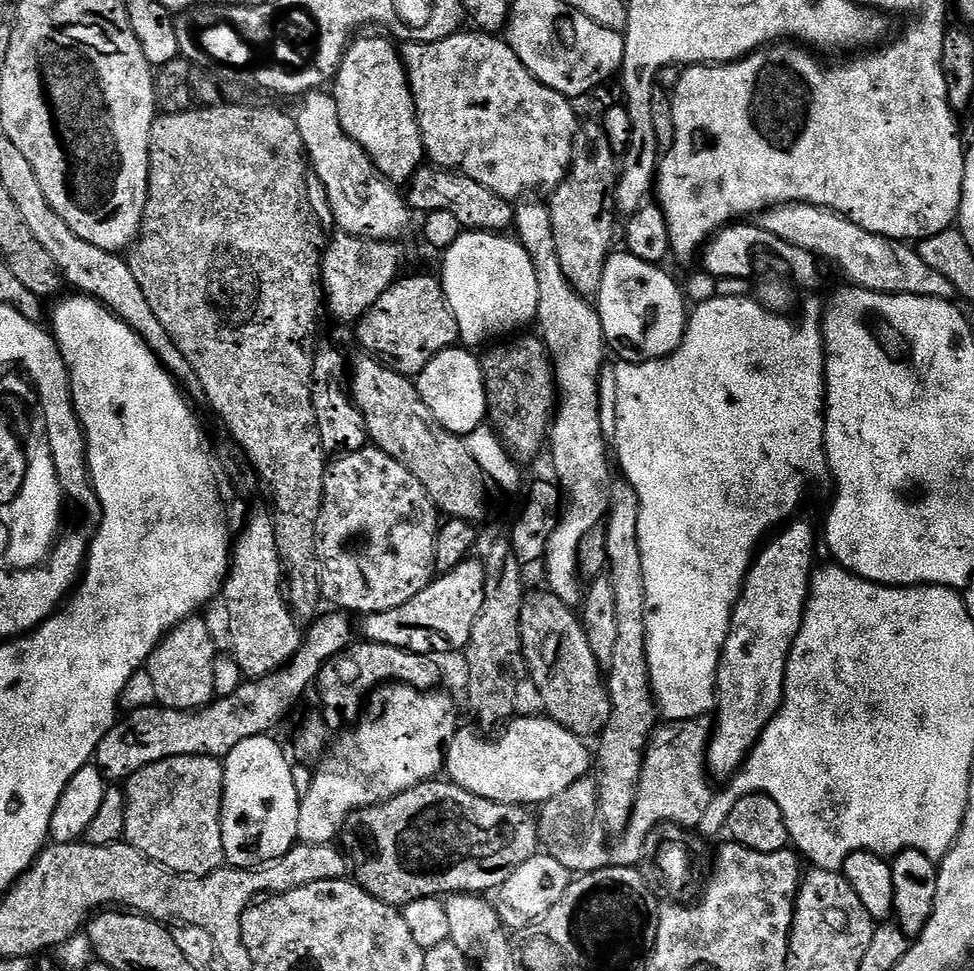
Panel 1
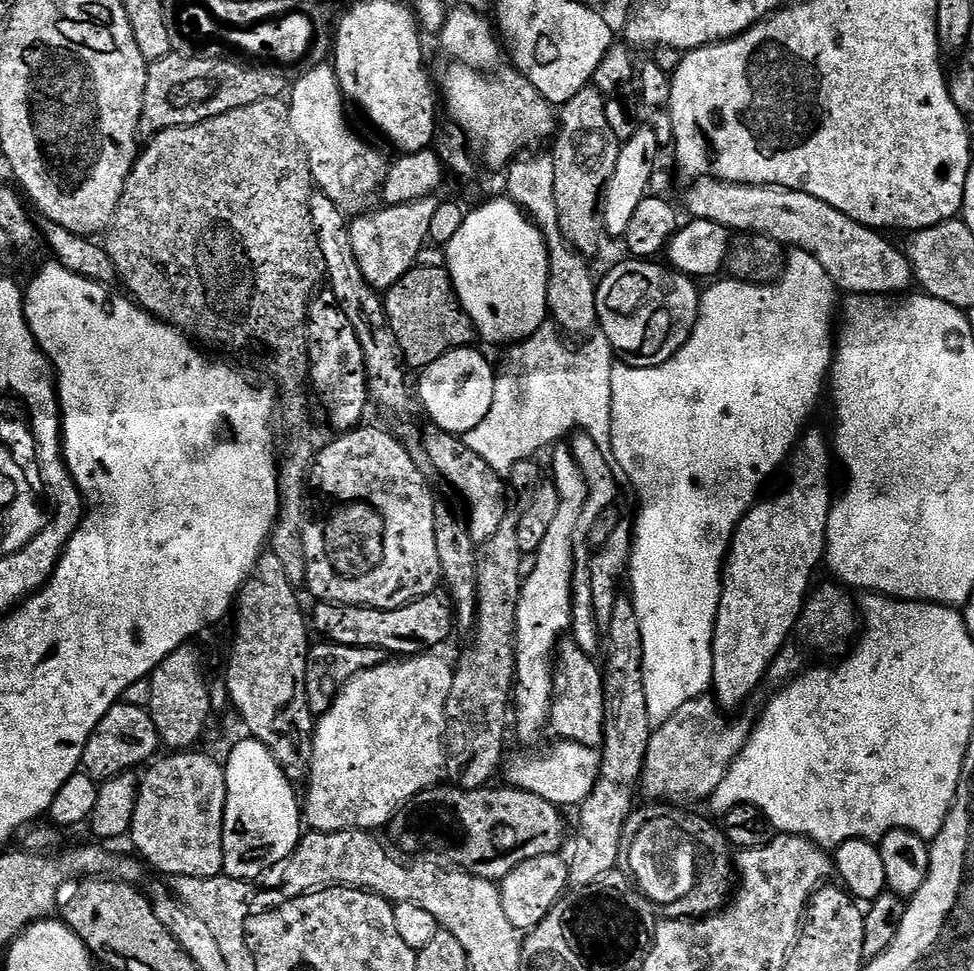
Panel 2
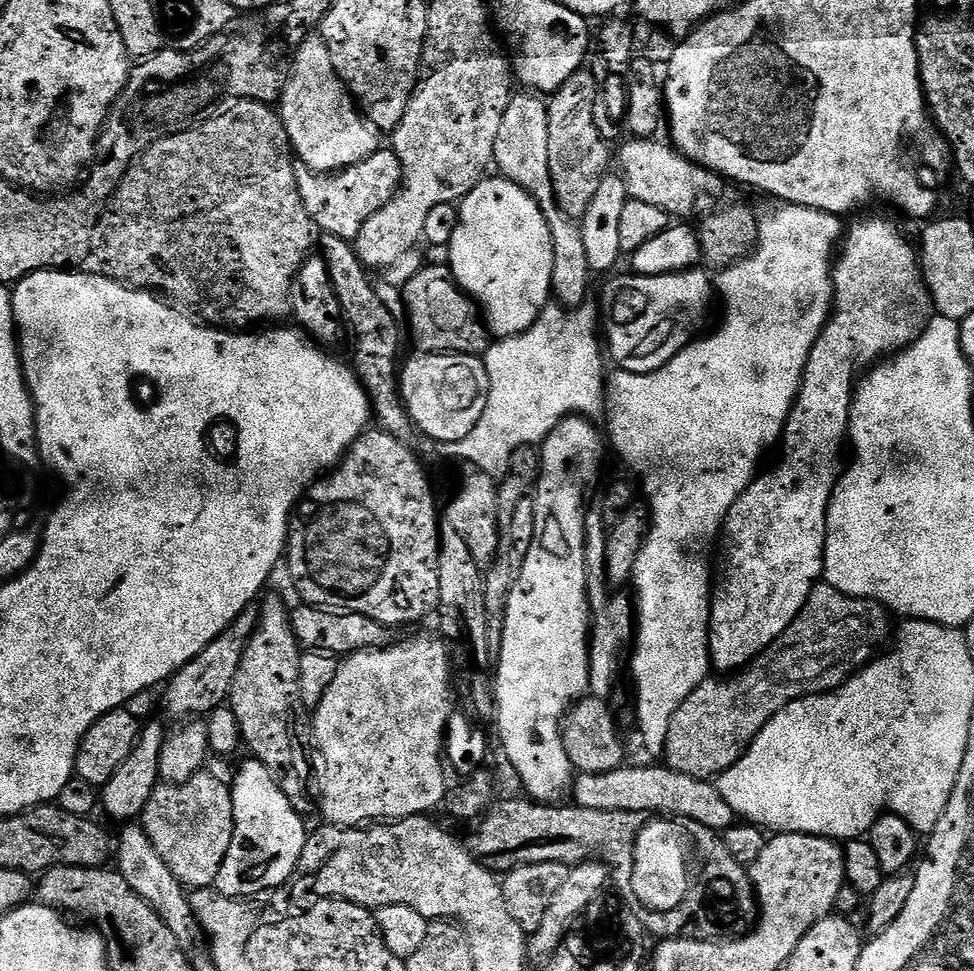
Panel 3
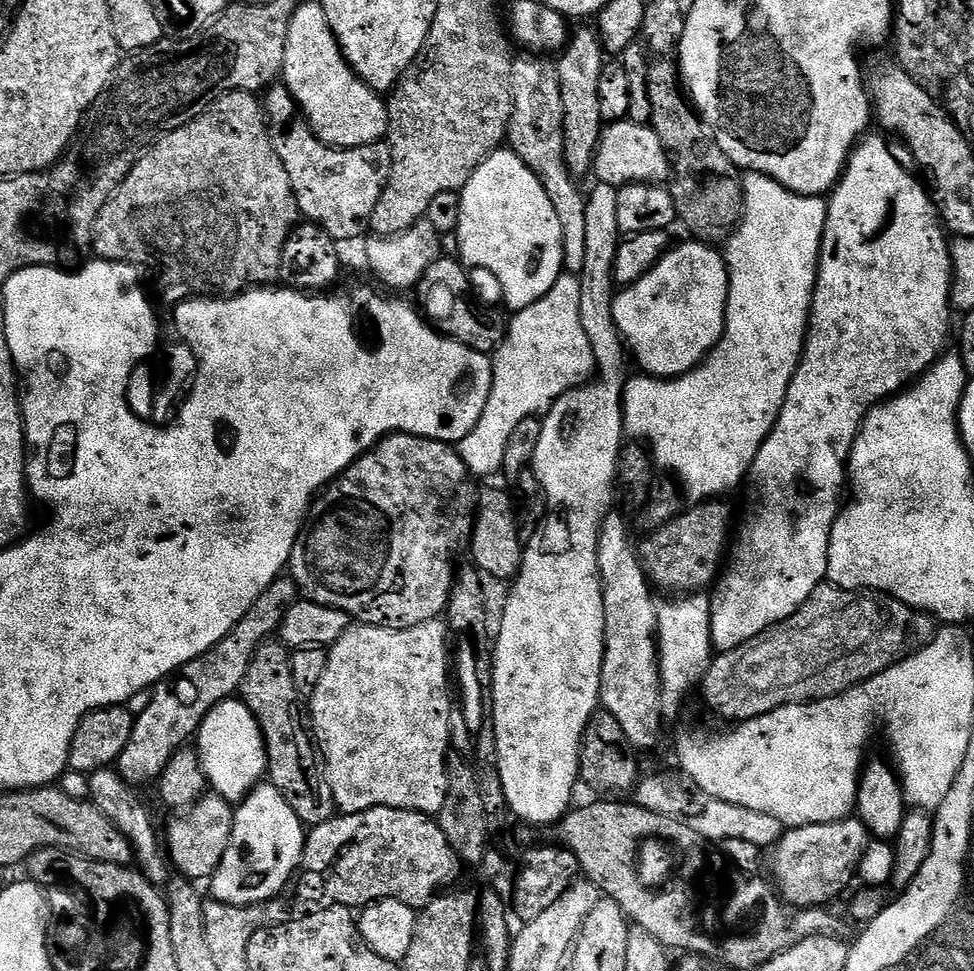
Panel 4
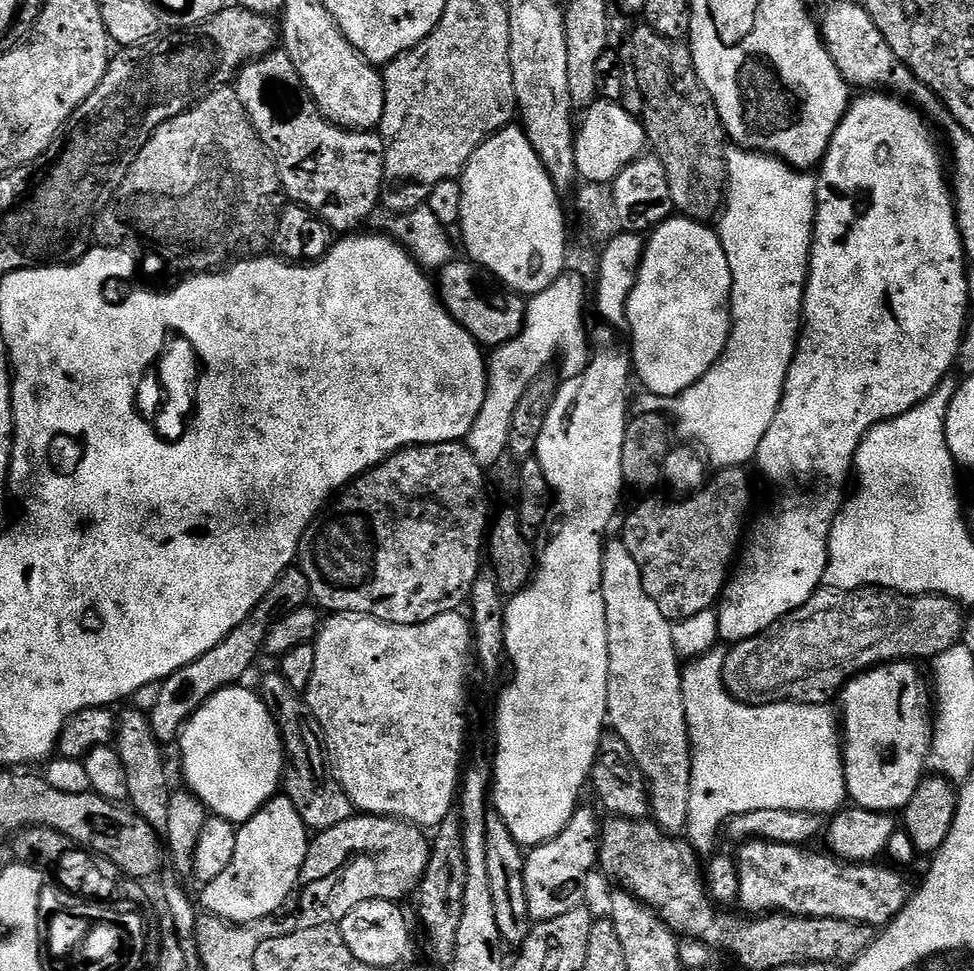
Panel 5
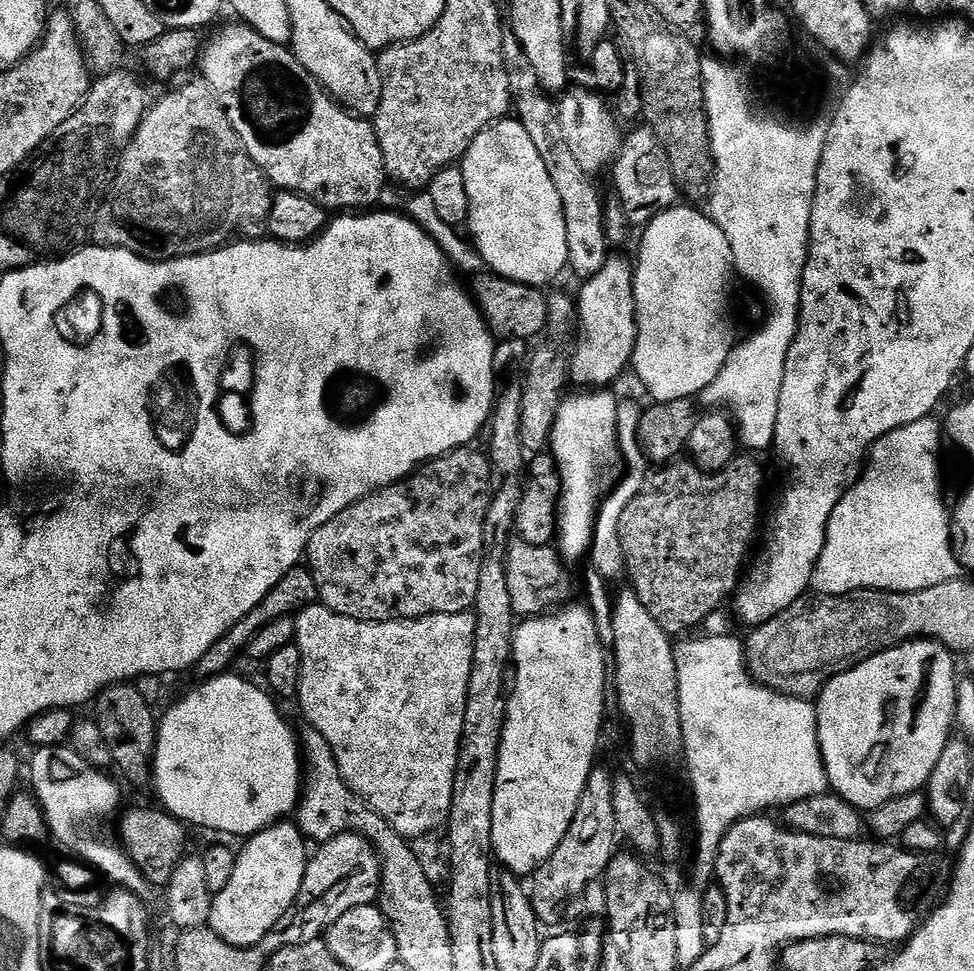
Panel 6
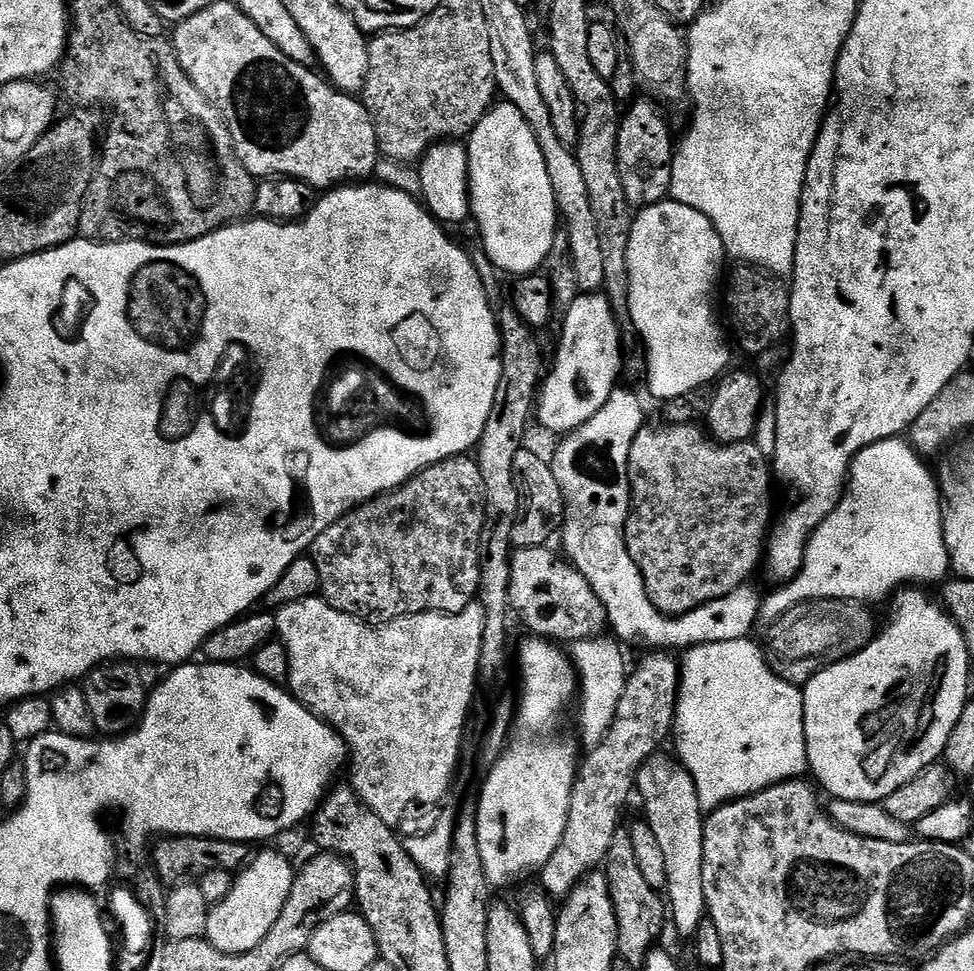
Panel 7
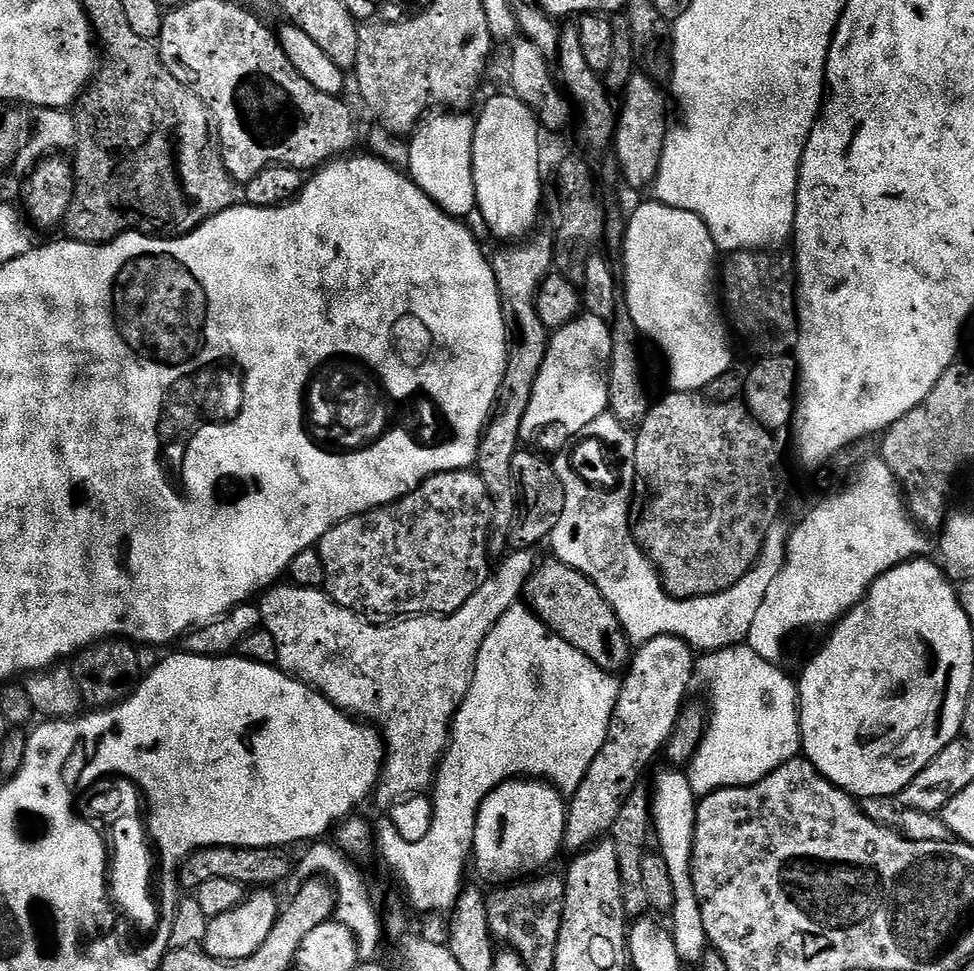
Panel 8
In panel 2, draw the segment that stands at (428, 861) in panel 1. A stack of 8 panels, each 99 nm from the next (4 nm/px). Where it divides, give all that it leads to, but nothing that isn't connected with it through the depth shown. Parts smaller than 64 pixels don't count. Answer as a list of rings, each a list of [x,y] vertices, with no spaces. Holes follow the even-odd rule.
[[[459,786],[444,787],[430,788],[415,796],[404,805],[402,820],[404,816],[404,832],[412,844],[418,843],[420,836],[424,840],[431,836],[440,840],[444,836],[444,848],[457,869],[483,880],[499,882],[506,874],[510,874],[510,870],[514,870],[514,866],[522,866],[522,862],[530,858],[554,856],[561,851],[560,847],[564,844],[564,816],[560,812],[563,811],[557,805],[546,802],[546,798],[538,798],[538,794],[523,792],[521,788],[511,786],[500,789],[489,786],[470,792]]]

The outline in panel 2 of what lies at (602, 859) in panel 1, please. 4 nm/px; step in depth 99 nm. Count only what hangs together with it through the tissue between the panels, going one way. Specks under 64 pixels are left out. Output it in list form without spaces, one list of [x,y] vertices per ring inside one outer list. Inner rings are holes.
[[[705,694],[696,700],[686,702],[682,710],[678,710],[661,727],[655,729],[652,737],[652,746],[648,757],[644,759],[644,771],[638,781],[639,787],[653,802],[667,802],[672,806],[688,806],[691,800],[707,801],[722,786],[722,778],[730,770],[730,766],[738,758],[738,754],[752,737],[754,720],[748,716],[740,716],[737,720],[727,720],[719,703],[711,695]]]

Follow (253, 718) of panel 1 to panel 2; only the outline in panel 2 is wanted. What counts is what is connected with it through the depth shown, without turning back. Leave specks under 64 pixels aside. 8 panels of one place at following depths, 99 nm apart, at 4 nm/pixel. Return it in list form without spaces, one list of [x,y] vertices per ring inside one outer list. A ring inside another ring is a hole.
[[[118,703],[98,722],[94,734],[90,734],[80,759],[82,771],[99,786],[123,772],[139,769],[139,764],[147,765],[161,748],[160,735],[147,708]]]

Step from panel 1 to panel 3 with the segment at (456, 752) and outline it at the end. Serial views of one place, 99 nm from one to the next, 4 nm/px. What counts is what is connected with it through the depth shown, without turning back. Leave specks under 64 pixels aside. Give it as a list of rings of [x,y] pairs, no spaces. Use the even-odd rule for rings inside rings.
[[[621,766],[603,772],[602,774],[583,773],[582,780],[592,784],[592,800],[587,801],[587,808],[590,810],[606,810],[607,812],[647,812],[649,814],[663,814],[665,817],[684,816],[686,819],[693,819],[694,822],[702,822],[702,826],[725,830],[737,823],[736,811],[722,798],[719,787],[715,783],[699,780],[690,774],[676,772],[670,767],[661,768],[628,768]]]

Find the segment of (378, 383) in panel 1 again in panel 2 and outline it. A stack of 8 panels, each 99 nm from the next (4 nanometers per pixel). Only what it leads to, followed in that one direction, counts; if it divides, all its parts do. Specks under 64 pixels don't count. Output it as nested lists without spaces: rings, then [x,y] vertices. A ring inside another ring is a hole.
[[[432,426],[423,433],[426,450],[430,452],[435,469],[438,470],[445,482],[451,488],[451,491],[464,499],[464,504],[468,507],[466,513],[466,523],[469,534],[475,545],[482,546],[498,531],[498,526],[502,526],[502,518],[506,511],[506,500],[504,504],[504,488],[506,492],[505,481],[470,446],[464,444],[459,435],[451,432],[444,432],[441,428]]]

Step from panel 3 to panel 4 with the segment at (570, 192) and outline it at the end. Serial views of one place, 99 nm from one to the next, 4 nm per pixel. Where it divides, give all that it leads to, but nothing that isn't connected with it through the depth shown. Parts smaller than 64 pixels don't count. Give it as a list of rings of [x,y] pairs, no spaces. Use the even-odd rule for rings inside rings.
[[[595,27],[580,28],[571,33],[566,47],[559,53],[556,73],[562,90],[564,115],[564,161],[573,176],[583,178],[593,171],[596,148],[600,144],[602,117],[598,102],[598,82],[604,73],[606,53],[600,45],[600,35]]]

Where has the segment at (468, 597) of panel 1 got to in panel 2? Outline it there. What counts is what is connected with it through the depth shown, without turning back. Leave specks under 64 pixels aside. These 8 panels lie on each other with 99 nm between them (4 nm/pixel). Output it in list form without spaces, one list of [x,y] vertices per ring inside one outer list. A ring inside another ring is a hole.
[[[437,590],[418,600],[411,600],[406,606],[394,610],[381,608],[359,608],[353,604],[325,604],[315,605],[317,608],[310,612],[310,624],[317,637],[326,638],[327,643],[354,646],[355,648],[381,648],[386,654],[396,658],[411,658],[429,651],[428,644],[444,644],[448,635],[454,632],[452,601],[443,591]]]

